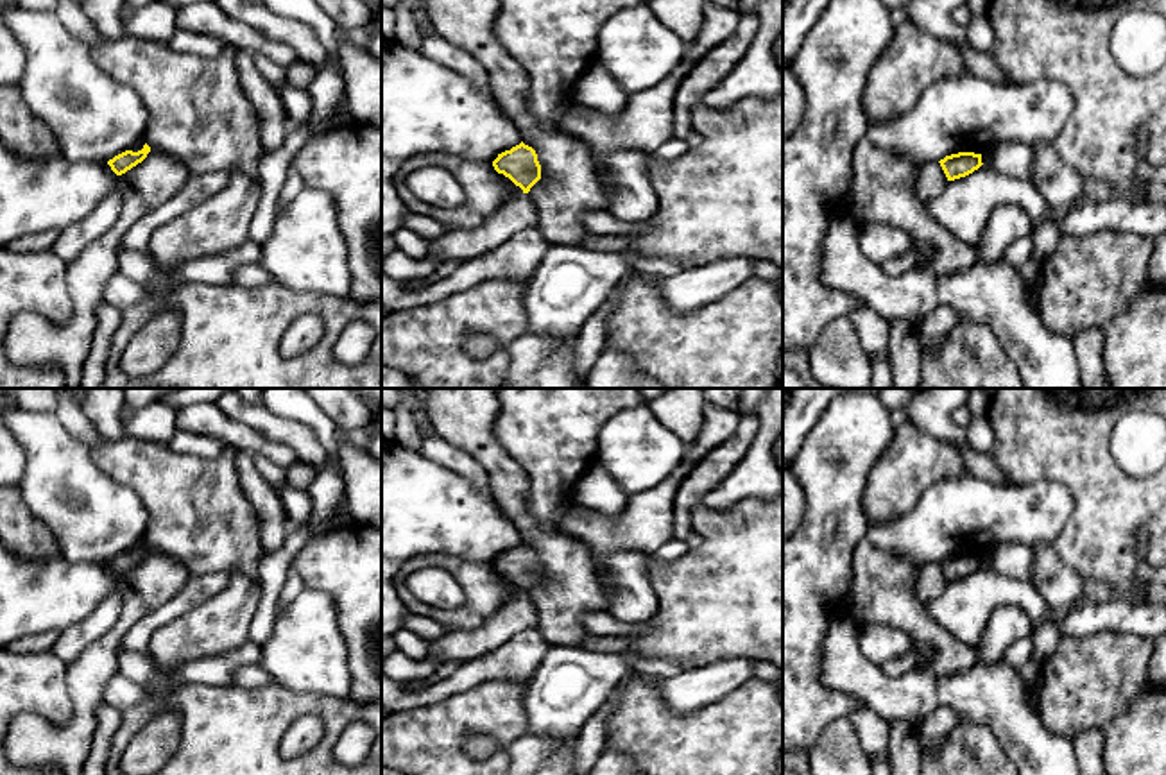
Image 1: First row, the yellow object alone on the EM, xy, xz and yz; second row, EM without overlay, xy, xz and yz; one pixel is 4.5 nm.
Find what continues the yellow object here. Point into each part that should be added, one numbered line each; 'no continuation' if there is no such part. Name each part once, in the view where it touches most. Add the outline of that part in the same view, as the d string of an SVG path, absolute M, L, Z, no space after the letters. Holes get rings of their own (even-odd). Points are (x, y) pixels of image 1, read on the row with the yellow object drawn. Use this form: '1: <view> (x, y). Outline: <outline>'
no continuation

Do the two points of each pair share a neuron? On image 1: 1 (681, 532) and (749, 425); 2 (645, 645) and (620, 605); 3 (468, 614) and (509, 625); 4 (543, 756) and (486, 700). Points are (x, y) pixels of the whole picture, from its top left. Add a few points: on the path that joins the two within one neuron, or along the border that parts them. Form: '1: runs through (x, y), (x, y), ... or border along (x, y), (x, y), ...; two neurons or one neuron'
1: runs through (683, 505), (688, 494), (731, 451); one neuron
2: border along (651, 579), (656, 611), (647, 620); two neurons
3: border along (504, 605), (486, 623), (450, 634); two neurons
4: border along (529, 734), (511, 745), (509, 756); two neurons

